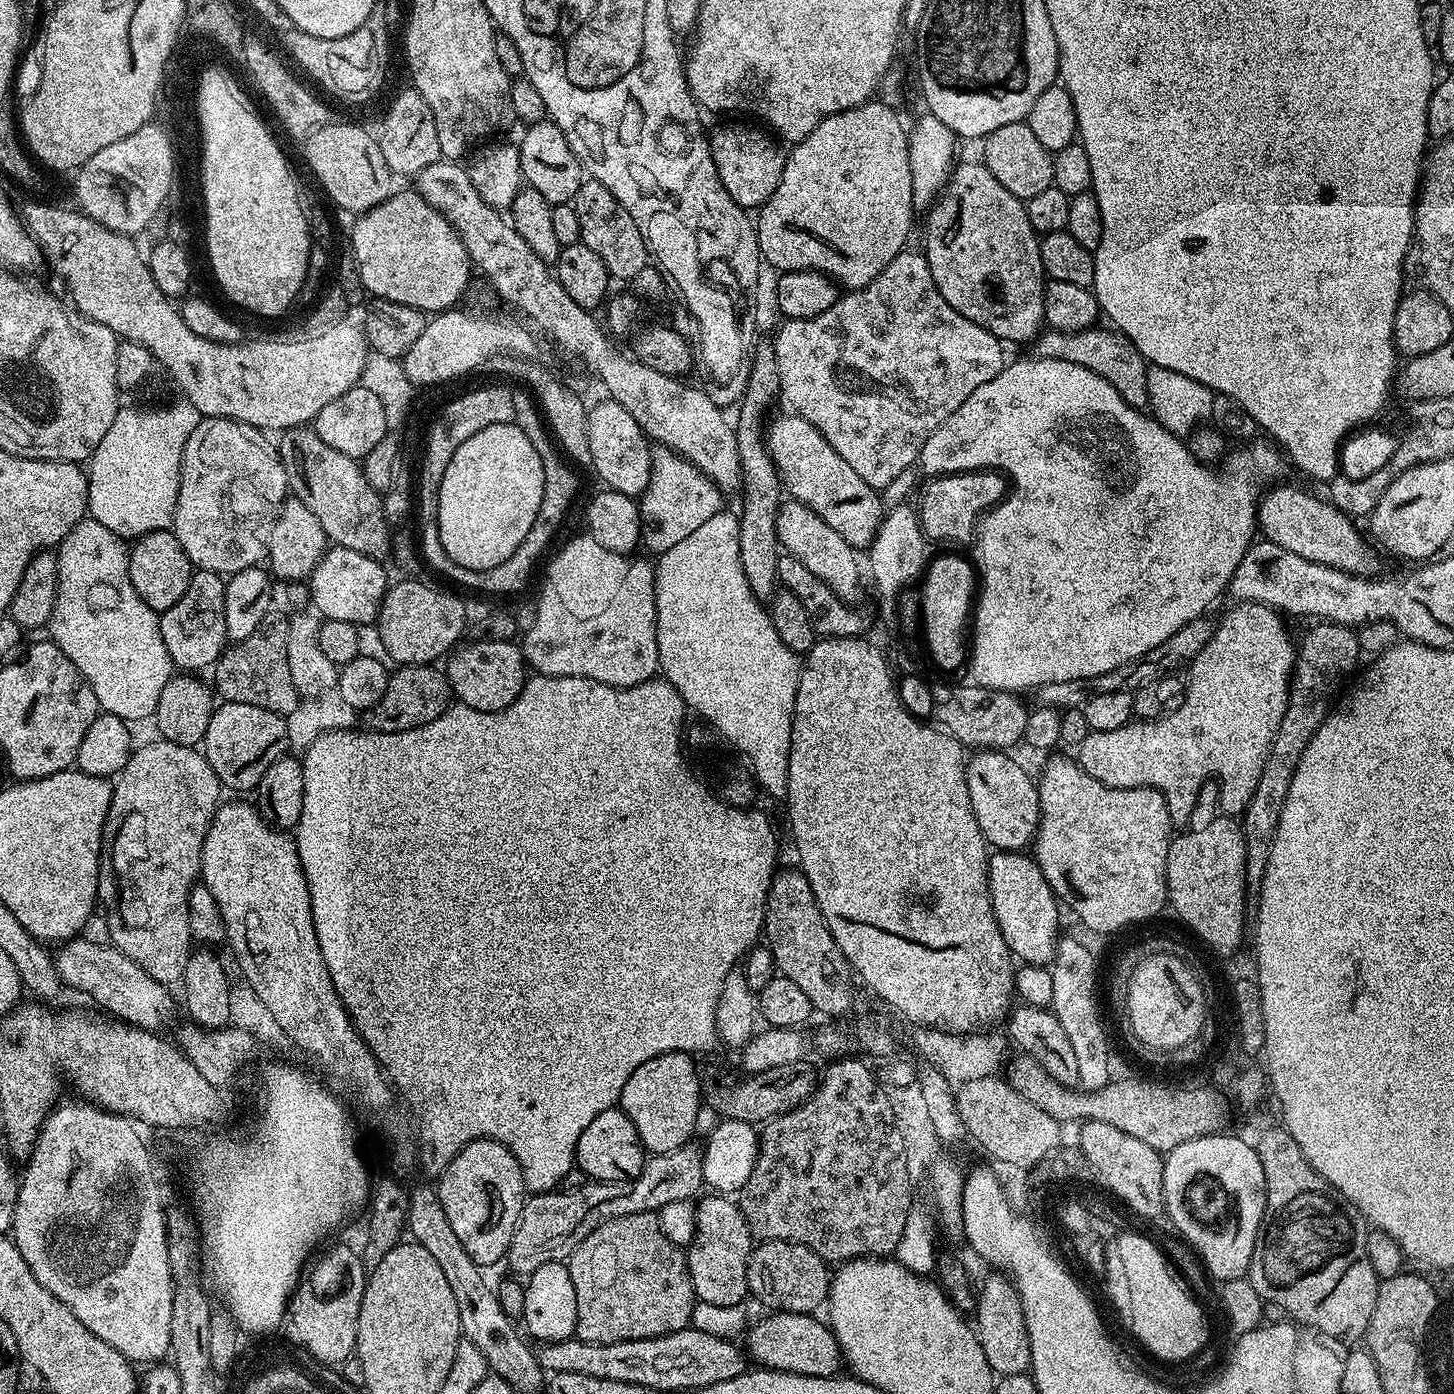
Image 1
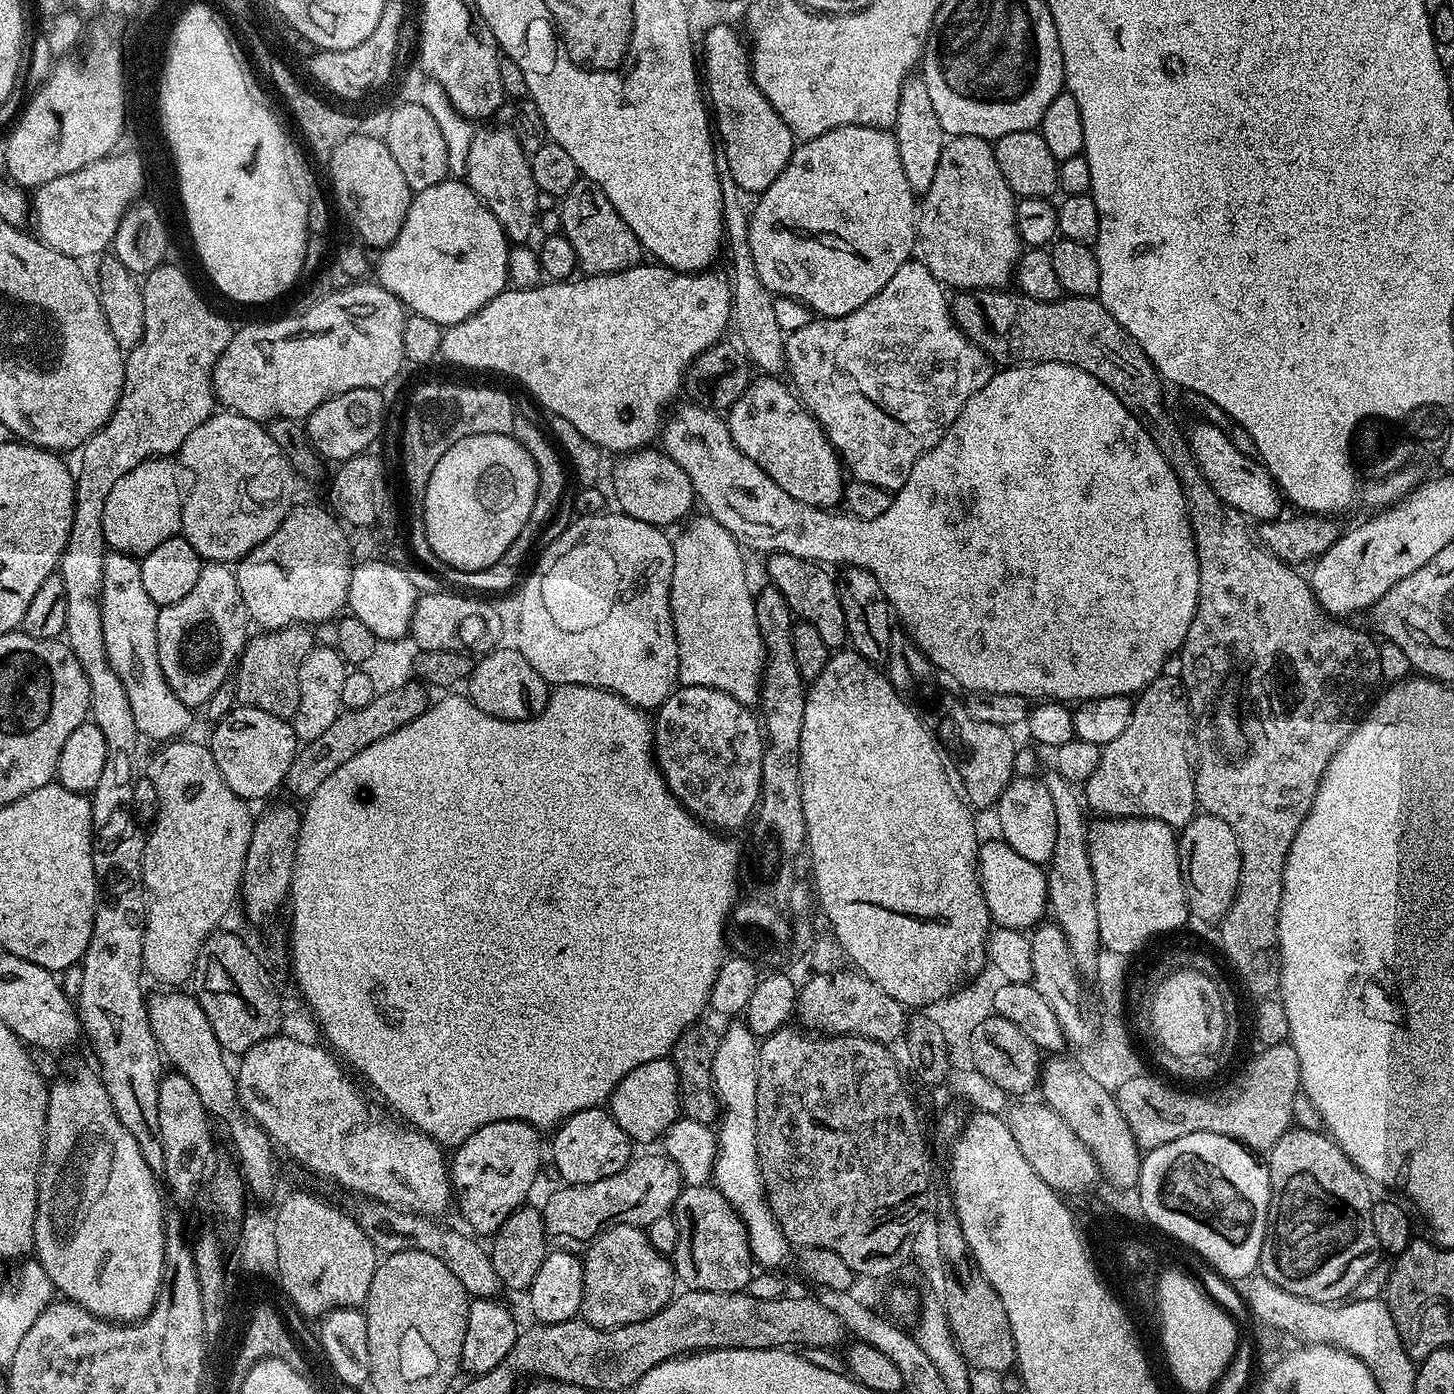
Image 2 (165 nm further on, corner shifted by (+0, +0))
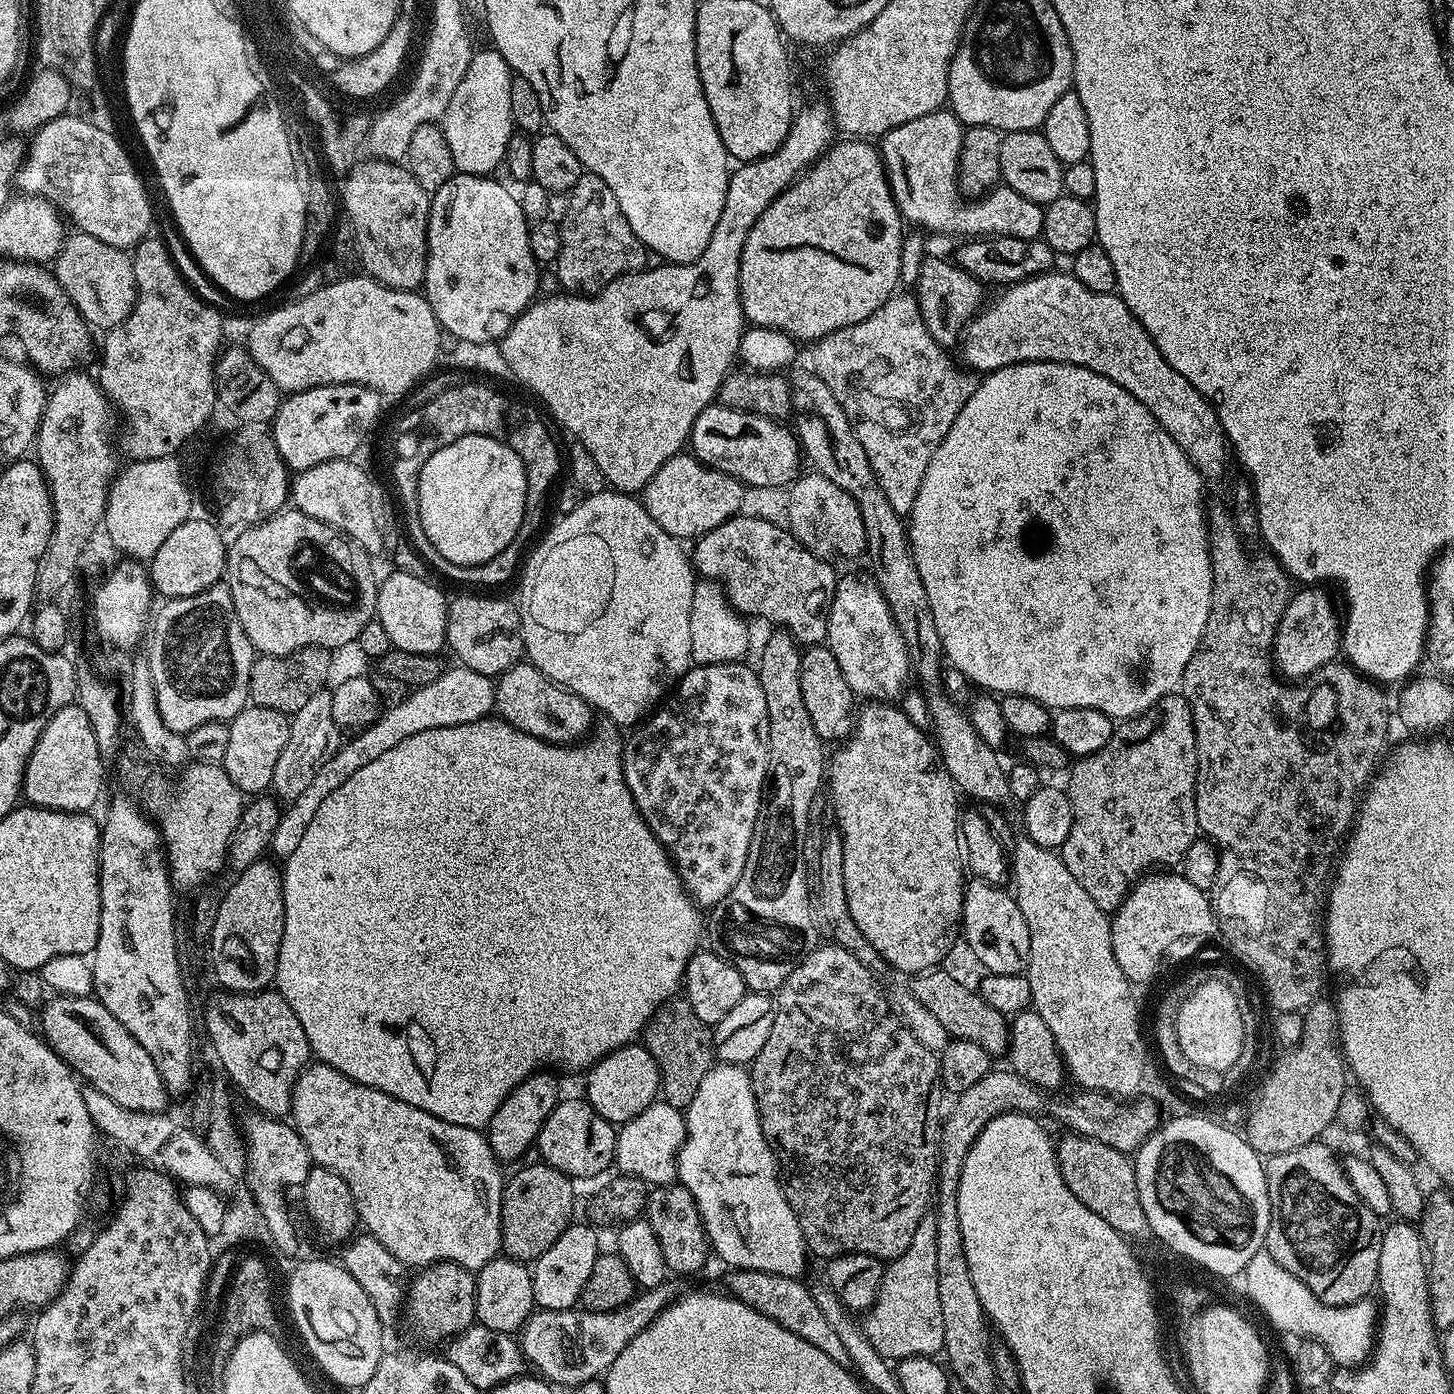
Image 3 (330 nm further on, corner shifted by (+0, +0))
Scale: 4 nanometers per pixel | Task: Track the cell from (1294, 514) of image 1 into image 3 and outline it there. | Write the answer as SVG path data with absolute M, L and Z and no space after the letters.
M1053 270L1044 272L1041 276L1031 276L1028 280L1007 285L1001 292L1004 293L993 302L992 308L981 307L963 329L963 363L973 373L997 372L1000 368L1011 364L1024 364L1028 360L1073 364L1094 370L1118 382L1130 394L1134 394L1134 398L1138 398L1138 402L1142 402L1142 406L1146 406L1146 410L1154 414L1154 418L1164 427L1166 434L1170 434L1170 438L1178 442L1180 449L1188 455L1201 476L1211 478L1223 474L1226 441L1215 410L1205 396L1198 394L1198 390L1194 390L1194 386L1190 386L1190 382L1186 382L1186 378L1182 378L1182 374L1178 374L1178 370L1174 370L1174 366L1170 366L1170 362L1162 358L1158 346L1154 346L1142 322L1134 318L1130 306L1126 306L1119 294L1086 290L1086 286L1082 286L1082 282L1078 282L1078 278L1074 278L1068 270Z

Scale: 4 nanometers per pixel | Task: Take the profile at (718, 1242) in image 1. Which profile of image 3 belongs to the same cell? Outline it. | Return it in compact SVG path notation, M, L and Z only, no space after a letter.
M681 1184L653 1187L649 1191L644 1216L649 1231L656 1234L656 1242L662 1246L671 1273L678 1276L692 1274L705 1264L707 1256L710 1256L710 1245L697 1204L688 1189Z

